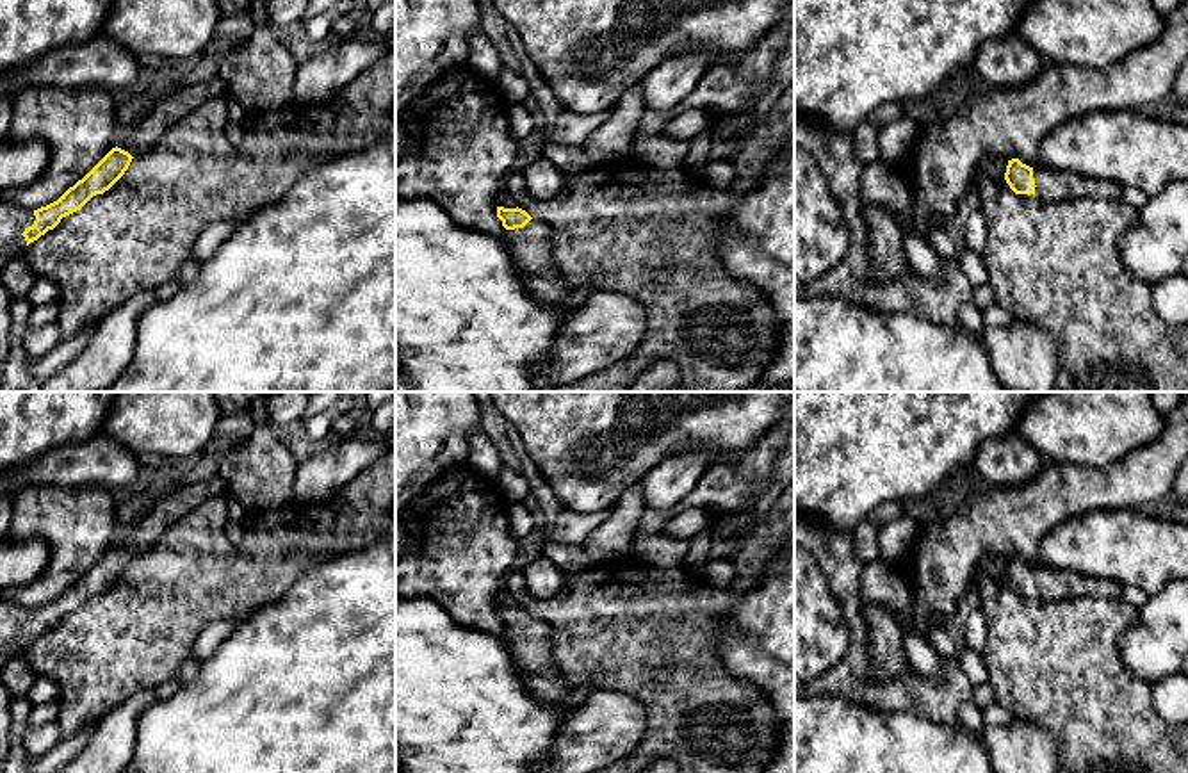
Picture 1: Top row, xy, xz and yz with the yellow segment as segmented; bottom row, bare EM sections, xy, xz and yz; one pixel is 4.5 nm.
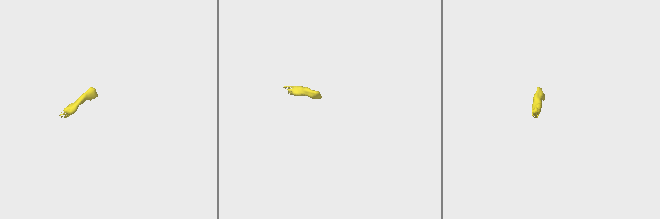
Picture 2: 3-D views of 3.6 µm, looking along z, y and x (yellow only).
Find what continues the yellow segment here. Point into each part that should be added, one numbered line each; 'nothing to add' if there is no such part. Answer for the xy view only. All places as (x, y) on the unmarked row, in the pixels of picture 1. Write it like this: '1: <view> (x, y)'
1: xy (139, 538)
2: xy (13, 618)

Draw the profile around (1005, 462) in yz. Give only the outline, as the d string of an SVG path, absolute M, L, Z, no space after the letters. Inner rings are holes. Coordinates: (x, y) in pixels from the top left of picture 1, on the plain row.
M1017 433L985 438L972 470L989 488L1012 488L1031 483L1046 467L1042 456Z

